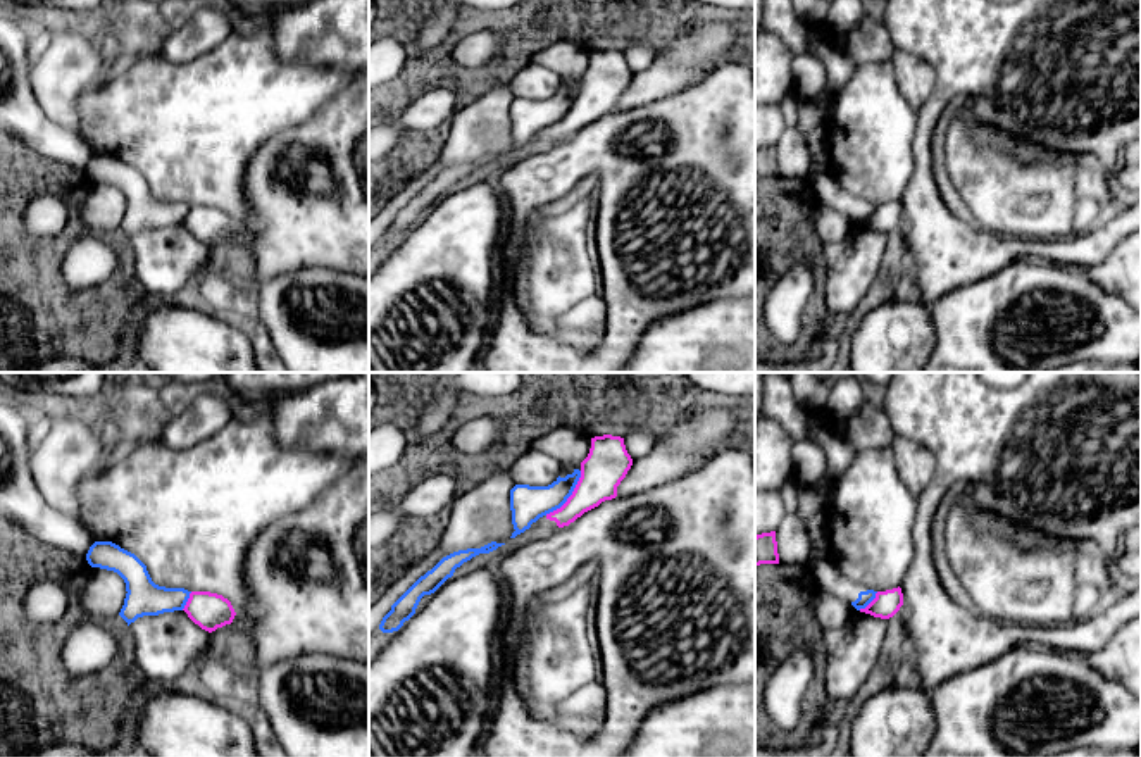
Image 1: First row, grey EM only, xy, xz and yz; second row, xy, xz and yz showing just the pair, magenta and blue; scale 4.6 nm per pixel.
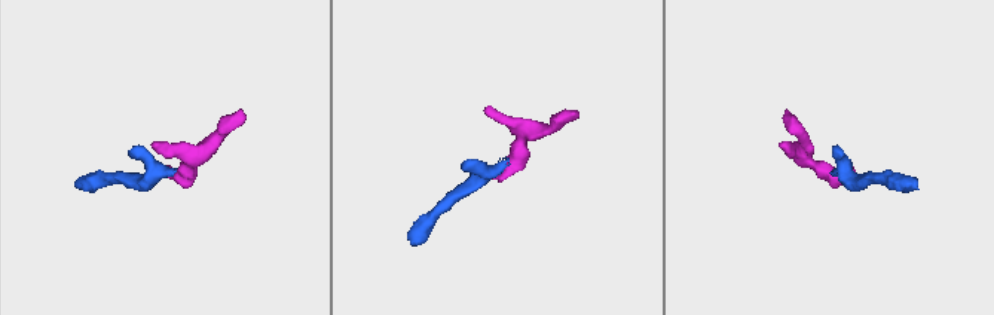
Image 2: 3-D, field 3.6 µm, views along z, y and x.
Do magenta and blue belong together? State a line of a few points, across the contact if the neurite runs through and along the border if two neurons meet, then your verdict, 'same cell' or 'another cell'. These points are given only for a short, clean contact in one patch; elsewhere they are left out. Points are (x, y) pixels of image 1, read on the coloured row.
line xz (581, 471), (573, 494), (559, 507), (545, 514); another cell

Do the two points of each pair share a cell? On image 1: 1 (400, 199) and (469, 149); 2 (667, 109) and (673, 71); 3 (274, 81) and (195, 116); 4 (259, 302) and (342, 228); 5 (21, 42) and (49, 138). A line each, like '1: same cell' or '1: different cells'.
1: same cell
2: different cells
3: same cell
4: different cells
5: same cell

